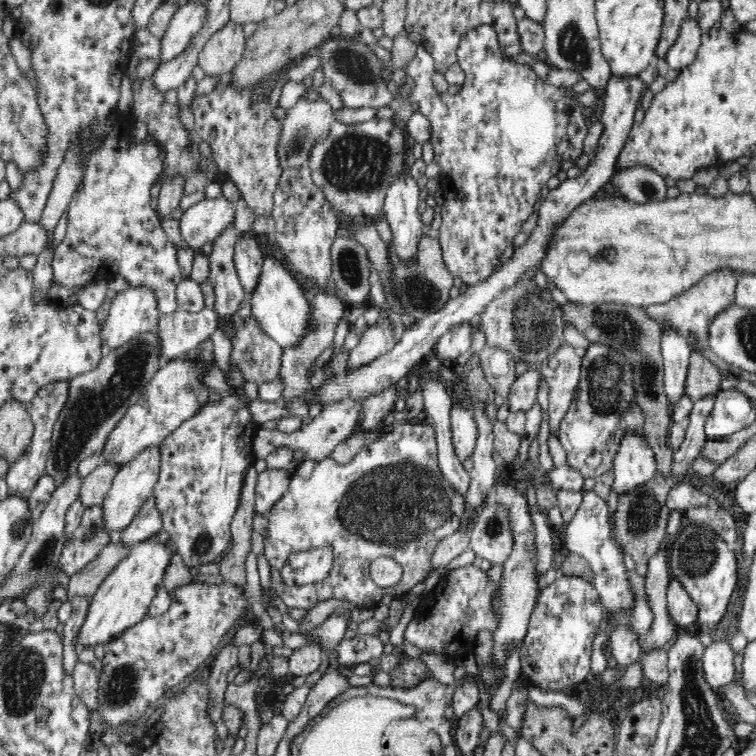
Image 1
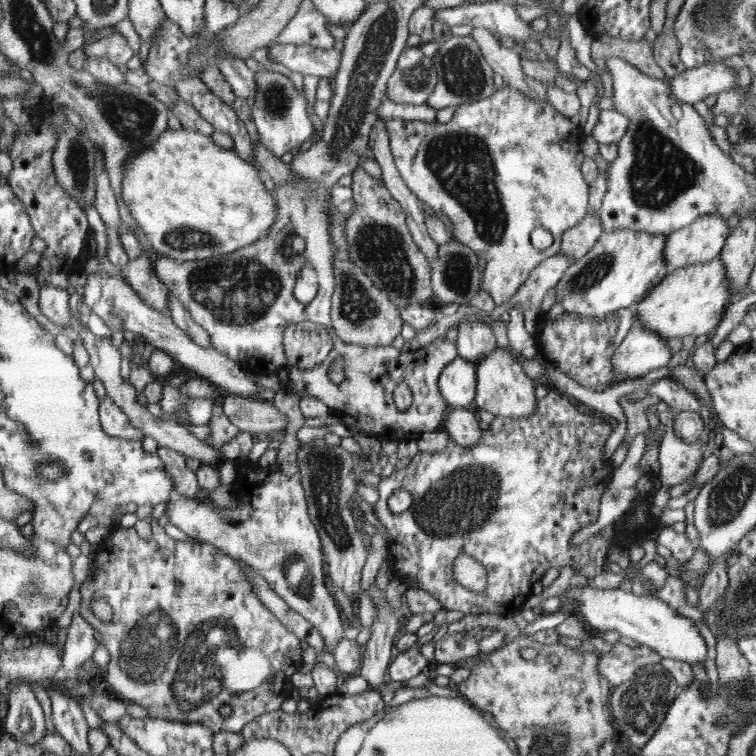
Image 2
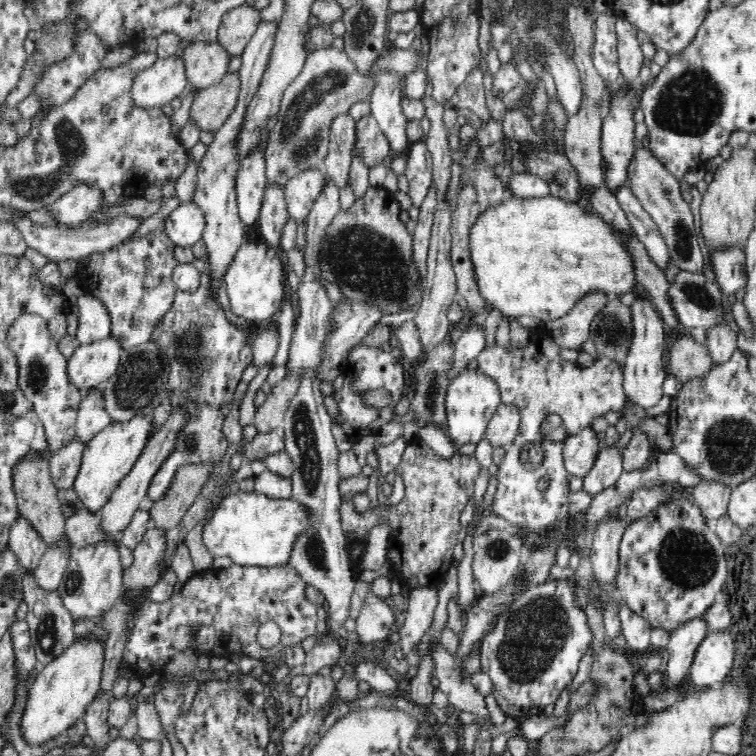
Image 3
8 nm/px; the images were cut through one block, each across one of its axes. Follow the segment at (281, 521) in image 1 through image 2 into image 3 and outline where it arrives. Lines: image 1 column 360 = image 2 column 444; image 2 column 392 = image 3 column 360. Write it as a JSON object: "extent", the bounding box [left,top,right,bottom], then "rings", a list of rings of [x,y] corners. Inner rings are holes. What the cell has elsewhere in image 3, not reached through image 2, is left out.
{"extent":[341,436,480,591],"rings":[[[419,436],[413,438],[406,445],[400,463],[393,471],[393,474],[400,474],[400,478],[402,478],[405,486],[405,495],[398,504],[392,506],[384,504],[384,501],[381,500],[380,506],[373,509],[369,508],[363,513],[358,513],[354,509],[352,498],[359,492],[366,492],[368,477],[359,473],[348,479],[341,479],[341,525],[347,538],[348,558],[354,572],[360,573],[363,569],[363,559],[367,552],[366,548],[368,548],[368,535],[370,530],[380,522],[380,524],[390,524],[390,534],[387,541],[387,561],[392,566],[392,577],[395,579],[397,588],[404,586],[410,591],[417,588],[434,589],[444,583],[446,572],[454,564],[453,553],[454,546],[458,542],[458,532],[460,532],[460,513],[464,510],[472,496],[474,480],[480,476],[480,464],[476,457],[474,457],[474,454],[460,454],[458,449],[459,447],[455,446],[454,455],[451,458],[443,458],[435,451],[432,451]]]}

